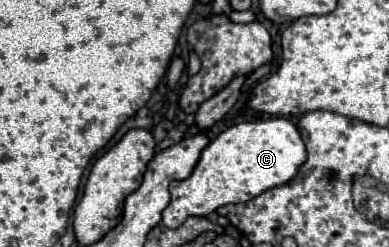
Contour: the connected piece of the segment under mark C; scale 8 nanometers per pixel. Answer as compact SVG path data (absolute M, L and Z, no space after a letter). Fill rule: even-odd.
M267 118L234 124L228 130L220 132L202 150L198 164L194 166L192 174L186 180L170 184L172 200L166 206L166 210L162 212L162 222L168 228L178 228L190 216L208 216L210 212L216 212L224 204L248 202L254 196L258 196L258 194L262 194L262 192L266 192L270 188L276 188L276 186L282 186L286 182L290 182L304 162L306 162L304 140L302 140L298 128L290 120L286 120L286 118Z

